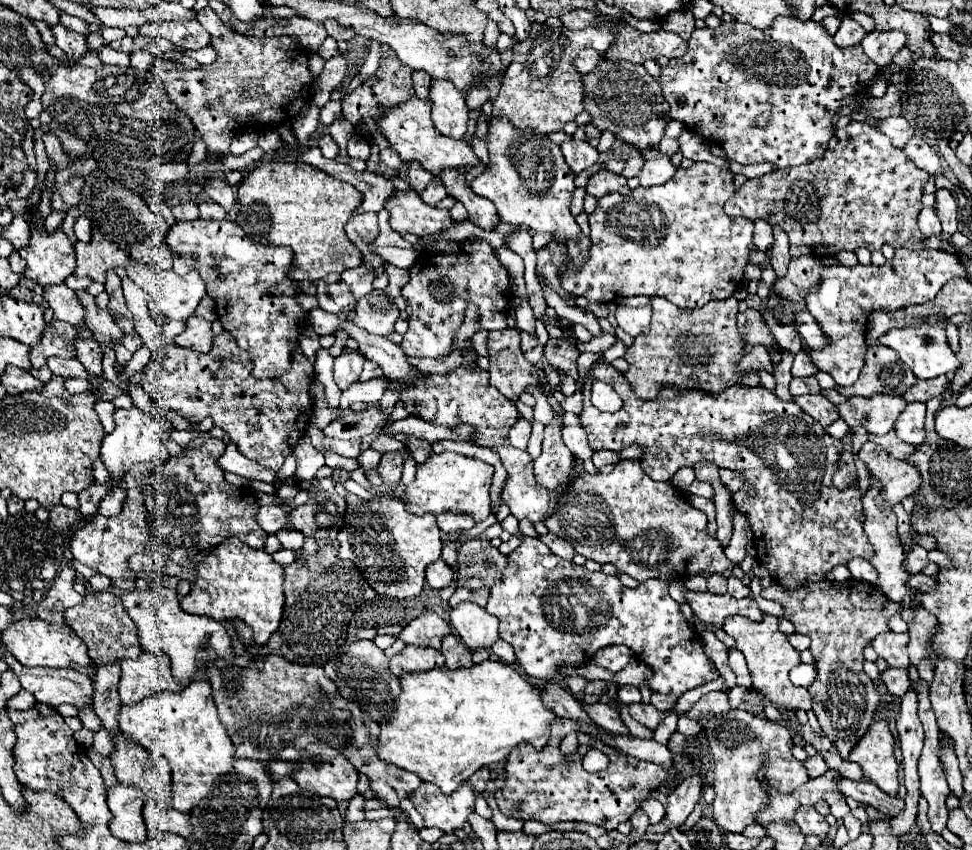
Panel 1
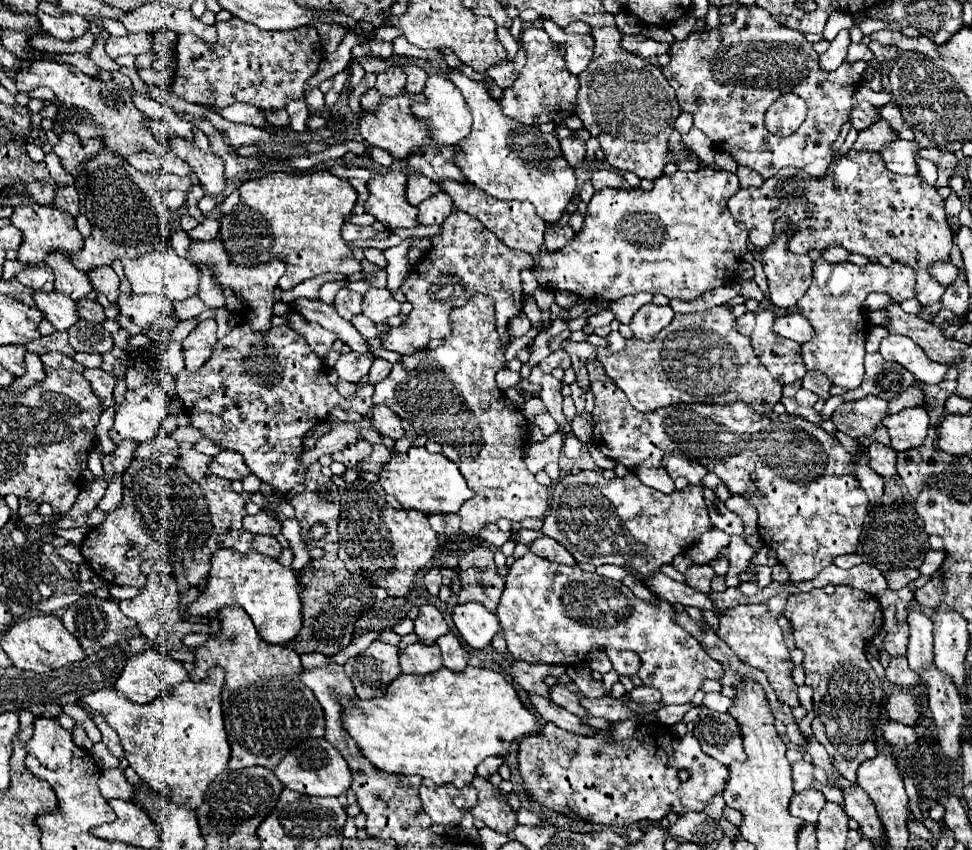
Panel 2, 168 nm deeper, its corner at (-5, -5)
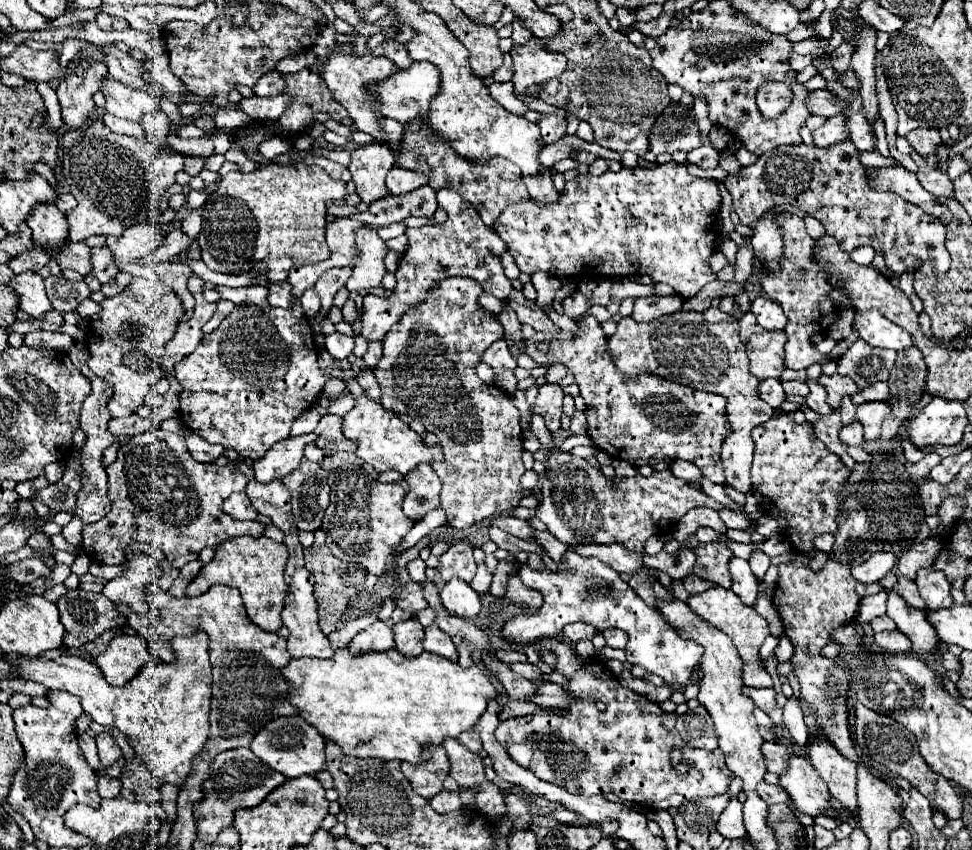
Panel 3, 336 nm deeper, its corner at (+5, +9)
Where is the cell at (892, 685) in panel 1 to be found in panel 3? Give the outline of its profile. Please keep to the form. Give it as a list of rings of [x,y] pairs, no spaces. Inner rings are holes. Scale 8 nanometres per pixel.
[[[899,630],[875,634],[875,646],[887,654],[909,654],[911,652],[909,638],[905,638],[905,634],[901,634]]]

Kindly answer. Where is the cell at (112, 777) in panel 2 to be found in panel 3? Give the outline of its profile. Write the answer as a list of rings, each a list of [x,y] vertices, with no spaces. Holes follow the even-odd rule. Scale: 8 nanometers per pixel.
[[[103,774],[97,778],[97,788],[103,798],[117,798],[121,794],[121,780]]]

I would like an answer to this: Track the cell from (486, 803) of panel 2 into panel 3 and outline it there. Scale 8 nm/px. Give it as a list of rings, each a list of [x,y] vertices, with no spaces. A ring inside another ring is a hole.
[[[449,740],[443,742],[443,748],[449,754],[451,760],[451,778],[461,786],[461,788],[475,788],[479,790],[481,784],[485,782],[485,766],[479,754],[469,752],[465,746],[459,744],[459,740]]]

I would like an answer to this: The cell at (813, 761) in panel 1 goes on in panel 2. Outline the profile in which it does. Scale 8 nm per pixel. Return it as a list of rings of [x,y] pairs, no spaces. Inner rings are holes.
[[[799,760],[799,762],[793,762],[791,768],[793,768],[793,790],[803,792],[803,790],[811,788],[811,784],[815,780],[813,778],[813,764]]]

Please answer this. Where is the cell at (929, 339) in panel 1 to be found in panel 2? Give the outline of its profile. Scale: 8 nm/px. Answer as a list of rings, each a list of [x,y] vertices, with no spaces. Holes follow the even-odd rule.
[[[887,334],[881,340],[879,348],[881,356],[891,362],[899,362],[903,368],[907,368],[917,380],[923,380],[925,384],[939,384],[947,372],[945,364],[937,364],[927,358],[927,354],[907,336],[899,334]]]

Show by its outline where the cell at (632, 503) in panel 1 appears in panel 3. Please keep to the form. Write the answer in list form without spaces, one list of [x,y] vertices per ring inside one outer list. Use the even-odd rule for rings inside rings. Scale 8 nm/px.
[[[553,450],[547,458],[547,470],[539,480],[541,484],[541,502],[537,506],[537,518],[547,526],[547,530],[561,540],[567,546],[579,546],[579,544],[623,544],[631,552],[643,552],[645,542],[655,536],[663,534],[669,526],[671,530],[675,524],[695,506],[709,506],[719,510],[721,504],[717,504],[711,496],[707,496],[701,488],[689,486],[685,480],[673,476],[671,470],[653,472],[653,476],[631,476],[631,478],[609,478],[603,476],[599,468],[591,466],[583,458],[573,458],[571,454],[563,454],[559,450]]]

